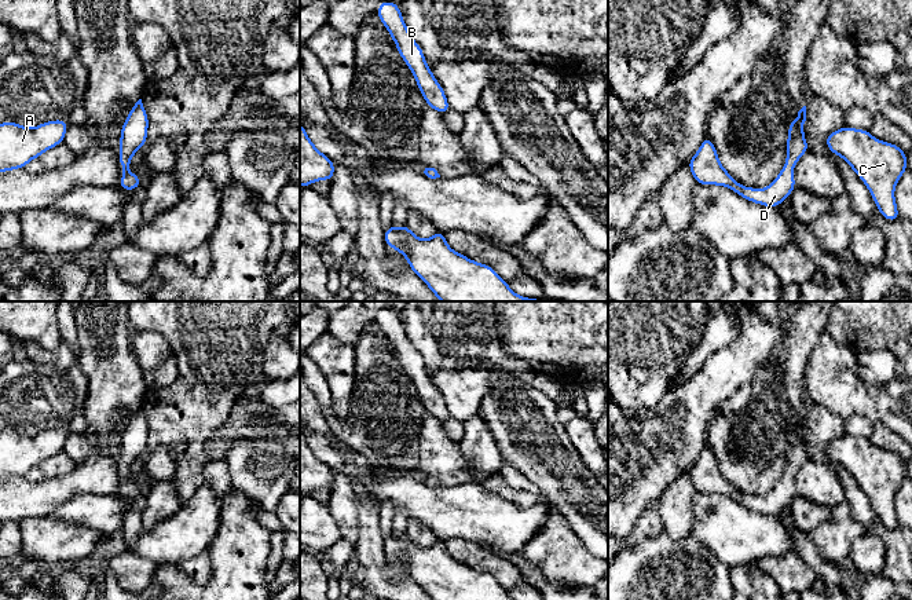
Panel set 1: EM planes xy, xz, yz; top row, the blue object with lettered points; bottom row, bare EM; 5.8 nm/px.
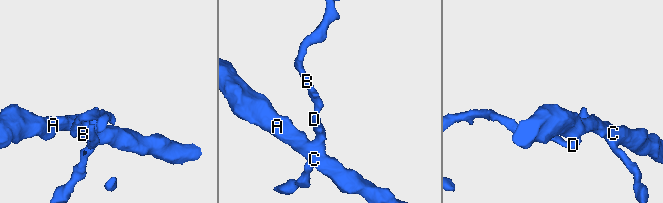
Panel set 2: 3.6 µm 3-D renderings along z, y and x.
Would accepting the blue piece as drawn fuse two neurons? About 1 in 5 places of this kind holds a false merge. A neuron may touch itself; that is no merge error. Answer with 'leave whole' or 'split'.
leave whole

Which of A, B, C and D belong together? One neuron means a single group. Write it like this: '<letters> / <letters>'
A B C D

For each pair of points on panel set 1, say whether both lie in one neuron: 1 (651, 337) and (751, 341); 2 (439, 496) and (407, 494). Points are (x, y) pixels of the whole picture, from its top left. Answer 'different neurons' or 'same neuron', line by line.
1: different neurons
2: same neuron

